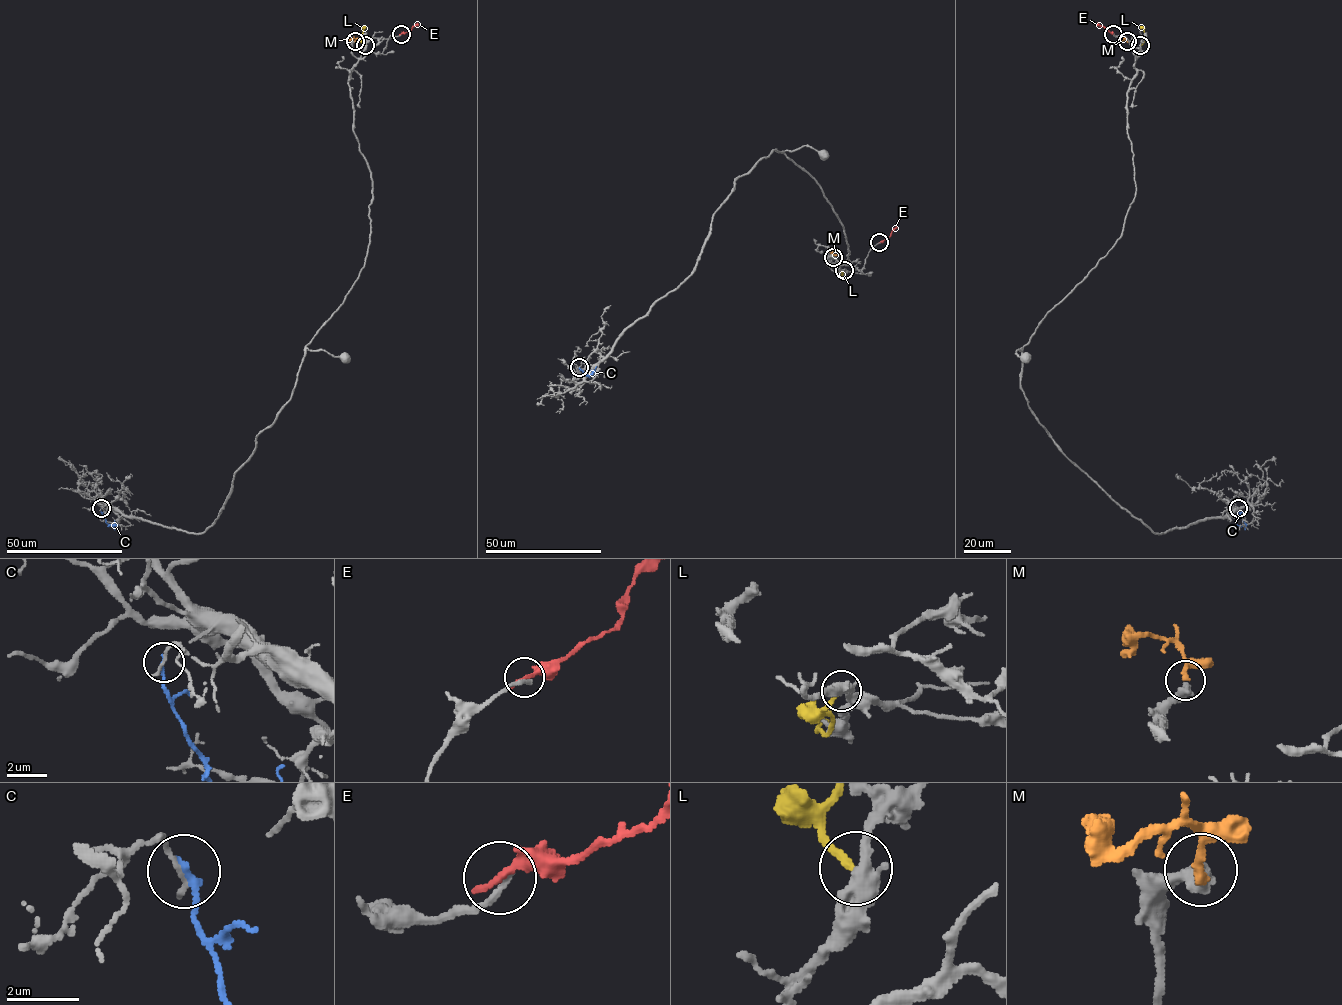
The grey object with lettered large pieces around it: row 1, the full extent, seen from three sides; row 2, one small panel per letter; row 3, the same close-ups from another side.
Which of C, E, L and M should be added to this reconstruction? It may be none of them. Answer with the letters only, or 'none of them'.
M

